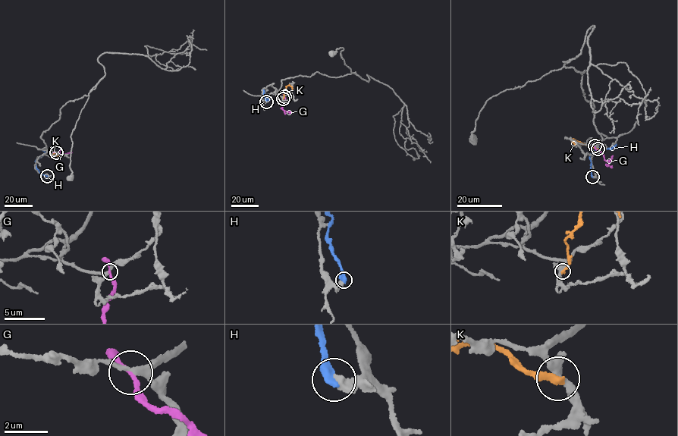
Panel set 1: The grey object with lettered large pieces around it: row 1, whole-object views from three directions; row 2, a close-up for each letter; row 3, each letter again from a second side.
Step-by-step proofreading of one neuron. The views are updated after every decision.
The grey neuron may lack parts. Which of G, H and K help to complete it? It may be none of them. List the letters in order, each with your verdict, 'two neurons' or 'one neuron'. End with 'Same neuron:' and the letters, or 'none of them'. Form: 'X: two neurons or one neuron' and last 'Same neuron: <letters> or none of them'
G: two neurons
H: two neurons
K: two neurons
Same neuron: none of them

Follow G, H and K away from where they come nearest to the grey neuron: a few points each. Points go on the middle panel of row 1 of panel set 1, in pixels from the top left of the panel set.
G: (284, 96), (281, 108), (291, 112)
H: (266, 101), (264, 90), (263, 93), (268, 99), (266, 98)
K: (283, 98), (286, 86), (290, 86), (293, 89)

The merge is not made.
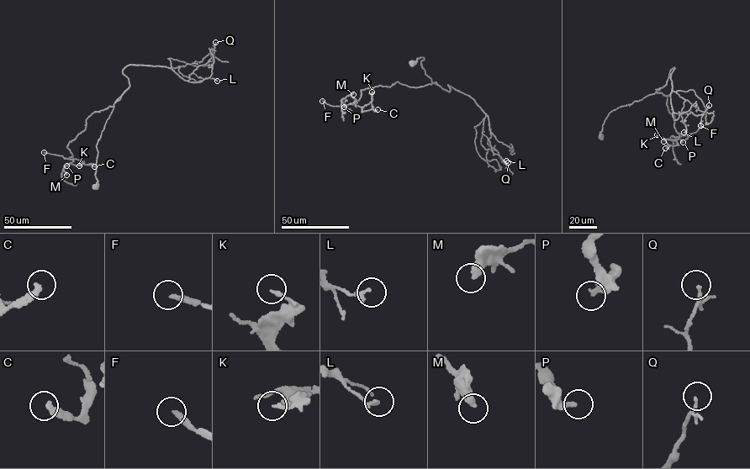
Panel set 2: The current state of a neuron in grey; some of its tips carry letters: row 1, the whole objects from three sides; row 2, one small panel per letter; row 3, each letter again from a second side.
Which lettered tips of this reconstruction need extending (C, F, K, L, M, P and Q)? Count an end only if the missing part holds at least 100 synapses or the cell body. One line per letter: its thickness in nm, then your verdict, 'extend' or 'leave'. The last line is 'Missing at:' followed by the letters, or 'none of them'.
C: calibre 280 nm; leave
F: calibre 240 nm; extend
K: calibre 150 nm; leave
L: calibre 180 nm; leave
M: calibre 400 nm; leave
P: calibre 280 nm; leave
Q: calibre 90 nm; leave
Missing at: F

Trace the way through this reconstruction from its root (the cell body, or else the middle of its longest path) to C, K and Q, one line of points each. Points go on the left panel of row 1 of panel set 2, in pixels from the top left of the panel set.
C: (95, 187), (96, 145), (113, 106), (92, 113), (86, 119), (85, 129), (67, 146), (72, 158), (94, 166)
K: (95, 187), (96, 145), (113, 106), (92, 113), (85, 129), (69, 142), (72, 158), (84, 162), (79, 165)
Q: (95, 187), (97, 139), (129, 86), (123, 69), (163, 66), (187, 81), (213, 55), (215, 42)

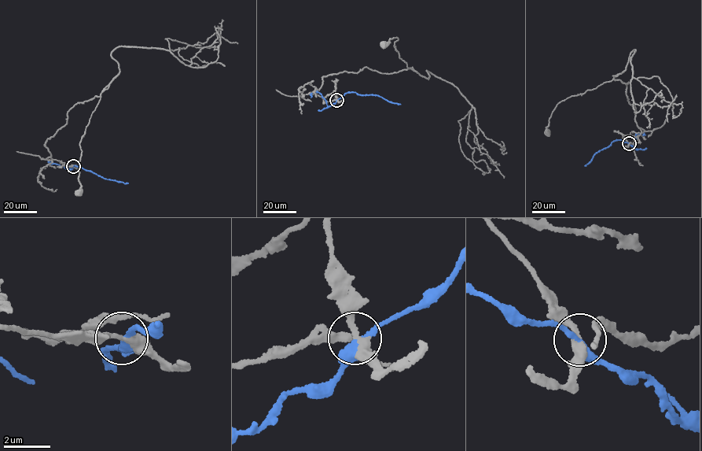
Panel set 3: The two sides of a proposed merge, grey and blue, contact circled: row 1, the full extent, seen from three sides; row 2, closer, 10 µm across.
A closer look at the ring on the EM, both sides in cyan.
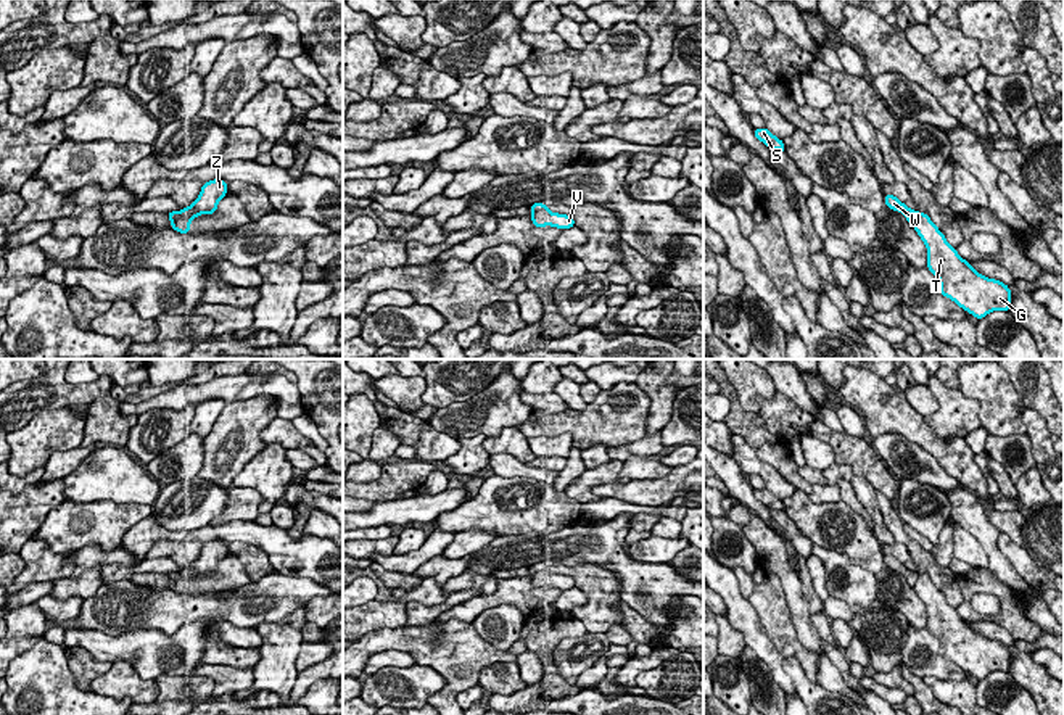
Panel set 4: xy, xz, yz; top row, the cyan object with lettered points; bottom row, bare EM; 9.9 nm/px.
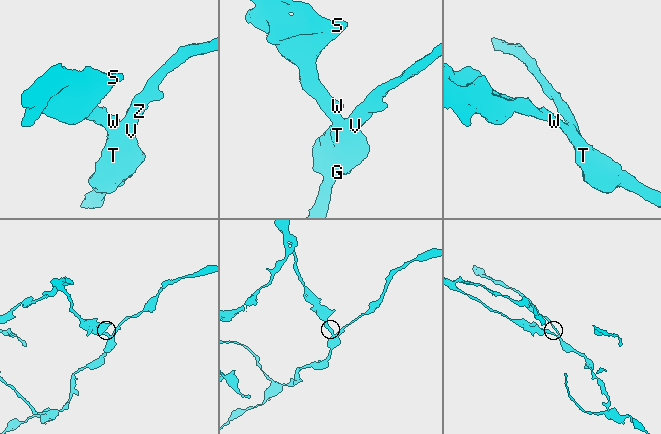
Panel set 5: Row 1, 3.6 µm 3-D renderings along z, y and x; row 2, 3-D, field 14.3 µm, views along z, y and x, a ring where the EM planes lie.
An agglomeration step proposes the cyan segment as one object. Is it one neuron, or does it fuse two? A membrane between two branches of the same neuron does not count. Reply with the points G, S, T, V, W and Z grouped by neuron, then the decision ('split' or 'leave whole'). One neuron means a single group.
groups G T V Z / S W; split

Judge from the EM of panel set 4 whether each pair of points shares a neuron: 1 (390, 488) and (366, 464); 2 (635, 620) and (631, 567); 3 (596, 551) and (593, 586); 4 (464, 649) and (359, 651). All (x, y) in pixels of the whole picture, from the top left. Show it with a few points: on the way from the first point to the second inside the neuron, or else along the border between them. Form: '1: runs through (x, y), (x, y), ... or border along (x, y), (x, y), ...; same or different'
1: border along (382, 464), (382, 472), (377, 479), (359, 483); different
2: border along (620, 598), (657, 627), (668, 628); different
3: border along (556, 564), (597, 564), (614, 574); different
4: runs through (438, 651), (432, 653), (416, 640), (385, 640); same

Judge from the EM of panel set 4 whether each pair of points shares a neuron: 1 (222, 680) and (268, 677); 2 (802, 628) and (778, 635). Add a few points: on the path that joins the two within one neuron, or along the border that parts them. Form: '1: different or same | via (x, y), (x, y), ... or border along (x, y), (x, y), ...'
1: different | border along (255, 669), (251, 685), (237, 693)
2: different | border along (784, 593), (797, 638), (818, 657)

